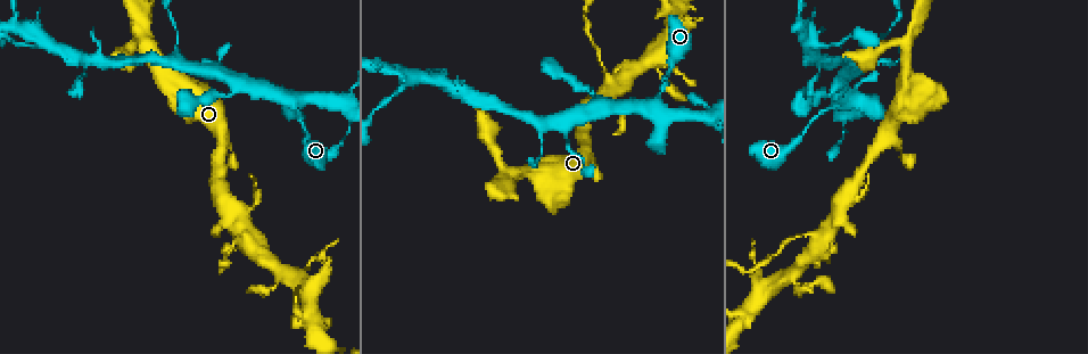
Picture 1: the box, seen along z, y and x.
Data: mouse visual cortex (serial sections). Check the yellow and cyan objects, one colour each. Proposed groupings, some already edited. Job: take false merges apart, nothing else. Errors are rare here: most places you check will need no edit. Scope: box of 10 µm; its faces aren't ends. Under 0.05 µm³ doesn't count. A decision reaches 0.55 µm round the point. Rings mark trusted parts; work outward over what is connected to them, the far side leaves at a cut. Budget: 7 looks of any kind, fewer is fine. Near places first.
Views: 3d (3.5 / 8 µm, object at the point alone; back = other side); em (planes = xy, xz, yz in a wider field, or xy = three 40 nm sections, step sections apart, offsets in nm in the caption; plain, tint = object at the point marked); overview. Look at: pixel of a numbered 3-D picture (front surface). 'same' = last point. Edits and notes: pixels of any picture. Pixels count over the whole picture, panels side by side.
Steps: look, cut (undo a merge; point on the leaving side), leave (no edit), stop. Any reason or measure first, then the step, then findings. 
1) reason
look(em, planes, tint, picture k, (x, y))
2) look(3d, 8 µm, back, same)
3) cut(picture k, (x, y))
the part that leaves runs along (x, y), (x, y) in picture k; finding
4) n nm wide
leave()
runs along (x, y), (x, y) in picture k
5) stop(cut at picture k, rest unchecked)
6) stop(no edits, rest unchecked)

thin neck
look(3d, 3.5 µm, picture 1, (304, 119))

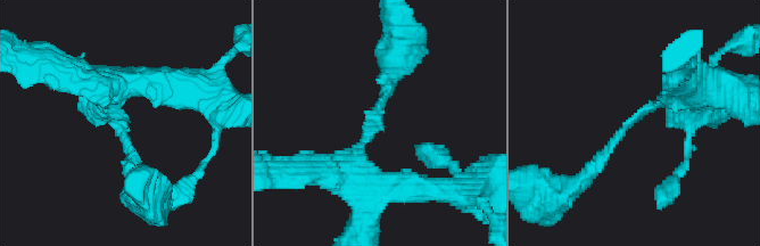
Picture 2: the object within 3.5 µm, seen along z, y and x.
arms of 200, 250 nm
leave()
runs along (577, 183), (629, 123), (664, 103), (678, 85) in picture 2; all the same cell

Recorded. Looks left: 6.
three-way junction
look(3d, 3.5 µm, back, picture 1, (538, 128))

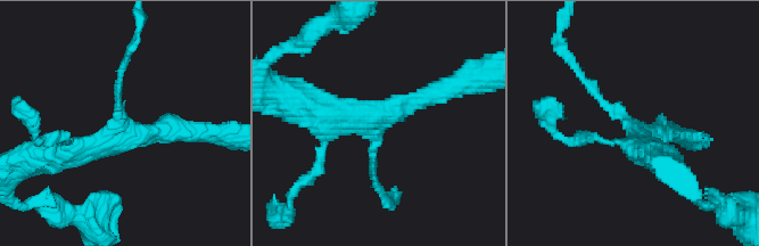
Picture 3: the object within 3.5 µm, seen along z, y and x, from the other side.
need the tissue
look(em, xy, step 5, tint, picture 3, (628, 127))

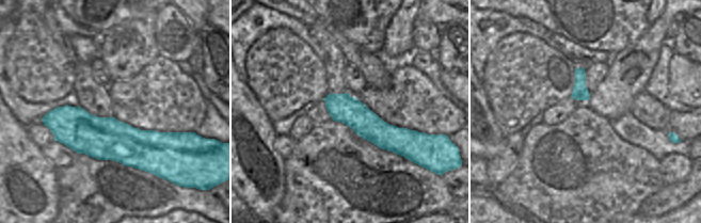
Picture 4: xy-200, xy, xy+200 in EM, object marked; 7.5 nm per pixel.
3 arms; arms of 150, 250, 400 nm
leave()
runs along (652, 153), (579, 72) in picture 3; one cell here

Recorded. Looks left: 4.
two arms in line, one across
look(3d, 8 µm, picture 1, (47, 44))

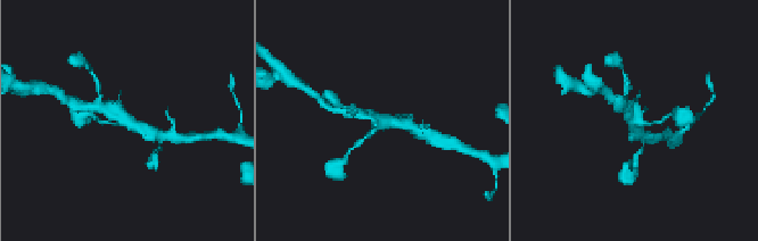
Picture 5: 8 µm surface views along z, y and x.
need the tissue
look(em, planes, tint, same)

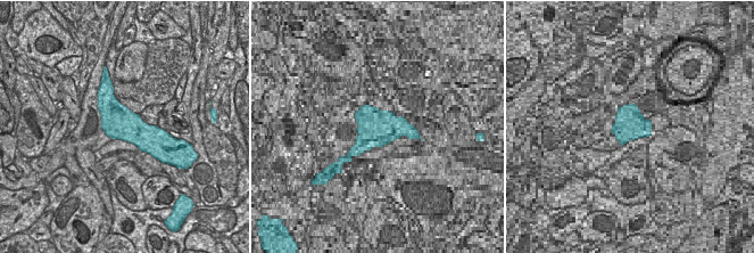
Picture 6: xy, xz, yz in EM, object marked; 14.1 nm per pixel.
leave()
runs along (155, 134), (100, 106) in picture 5; one cell here

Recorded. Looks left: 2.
stop(no edits, rest unchecked)

